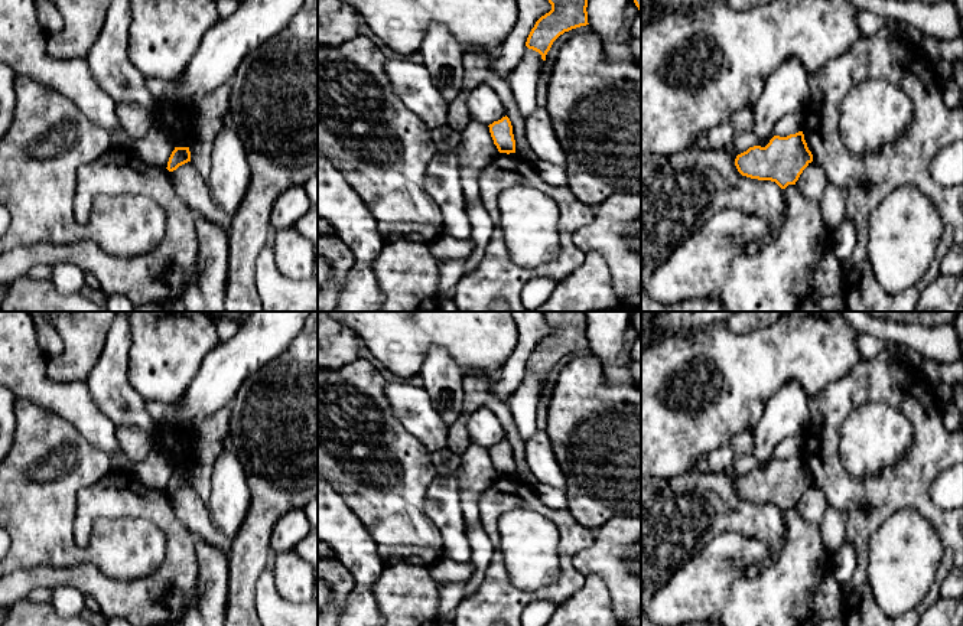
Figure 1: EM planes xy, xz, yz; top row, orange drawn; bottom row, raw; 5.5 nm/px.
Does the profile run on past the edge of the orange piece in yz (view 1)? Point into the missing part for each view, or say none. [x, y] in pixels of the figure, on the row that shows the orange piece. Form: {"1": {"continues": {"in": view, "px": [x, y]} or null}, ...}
{"1": {"continues": null}}

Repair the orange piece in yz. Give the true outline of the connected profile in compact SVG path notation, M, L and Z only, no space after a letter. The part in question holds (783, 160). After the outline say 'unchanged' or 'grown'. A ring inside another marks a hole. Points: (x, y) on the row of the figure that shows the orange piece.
M803 131L787 137L774 136L765 147L754 146L735 159L742 176L775 182L781 189L796 185L813 162Z | unchanged

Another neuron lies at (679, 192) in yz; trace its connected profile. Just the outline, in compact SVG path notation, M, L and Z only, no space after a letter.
M738 133L729 146L667 156L641 153L641 286L703 222L722 209L764 218L774 238L784 221L783 189L742 176L735 159L758 146L754 133Z

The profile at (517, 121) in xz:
M476 49L463 52L463 91L466 92L482 84L489 85L507 107L507 117L511 121L515 140L515 154L526 156L530 163L536 163L539 159L527 141L526 120L517 108L513 91L507 79L501 78L492 69L492 62L498 53L500 52L491 53Z

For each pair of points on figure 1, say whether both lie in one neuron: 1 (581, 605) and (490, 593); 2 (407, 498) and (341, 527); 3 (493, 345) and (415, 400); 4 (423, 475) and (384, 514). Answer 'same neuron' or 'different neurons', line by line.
1: different neurons
2: different neurons
3: different neurons
4: same neuron

